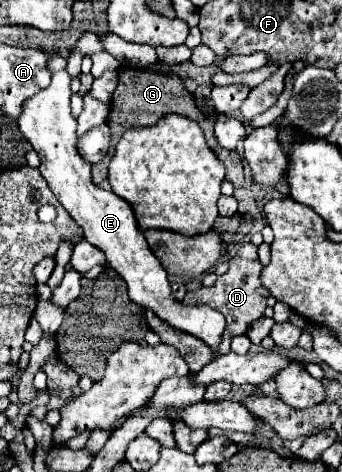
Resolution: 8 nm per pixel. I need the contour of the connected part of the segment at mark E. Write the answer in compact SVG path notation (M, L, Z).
M43 51L47 55L47 69L51 71L51 85L25 99L21 105L21 115L17 117L19 131L33 145L37 155L41 157L39 171L51 187L57 201L65 207L65 211L83 227L85 239L99 247L107 263L125 279L129 287L129 297L141 307L153 309L163 321L171 327L193 333L203 339L207 345L217 349L219 339L225 329L225 317L211 307L185 307L171 295L171 285L167 281L167 271L161 267L159 259L149 249L143 231L139 229L131 205L117 197L113 191L105 191L97 187L91 179L91 163L85 161L77 151L77 121L71 115L69 99L71 99L71 77L67 73L67 59L57 51Z

